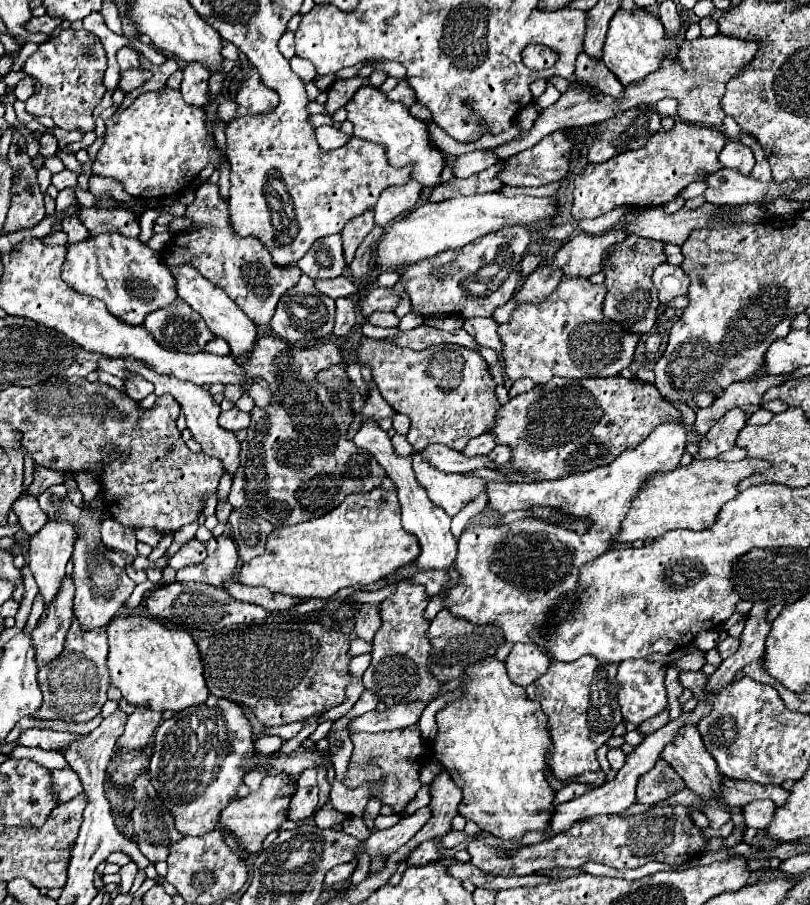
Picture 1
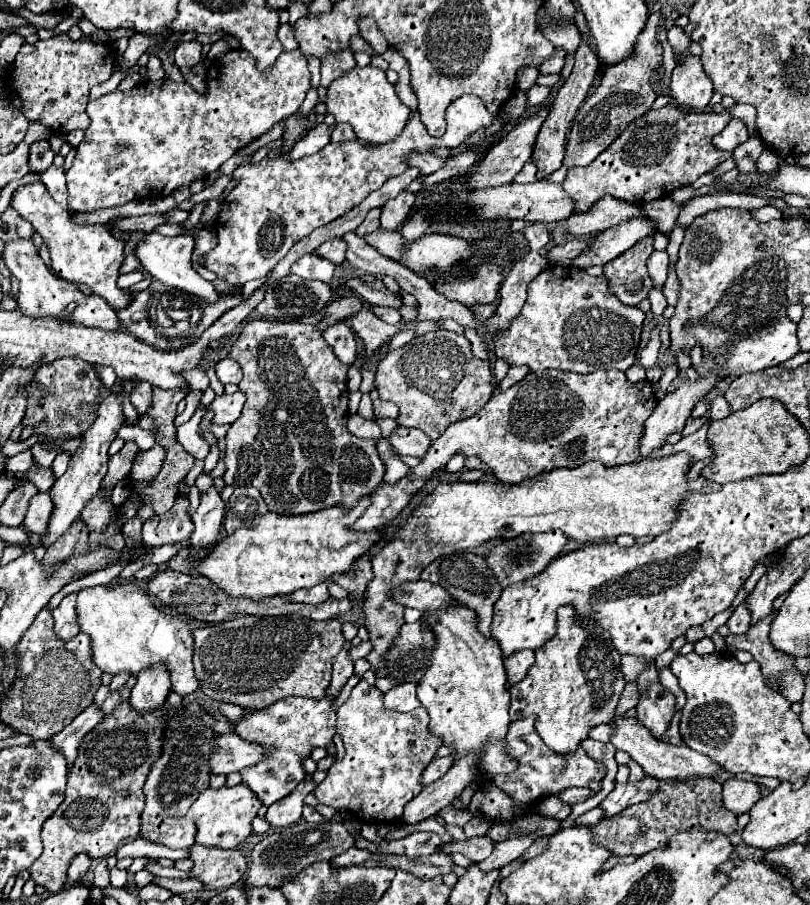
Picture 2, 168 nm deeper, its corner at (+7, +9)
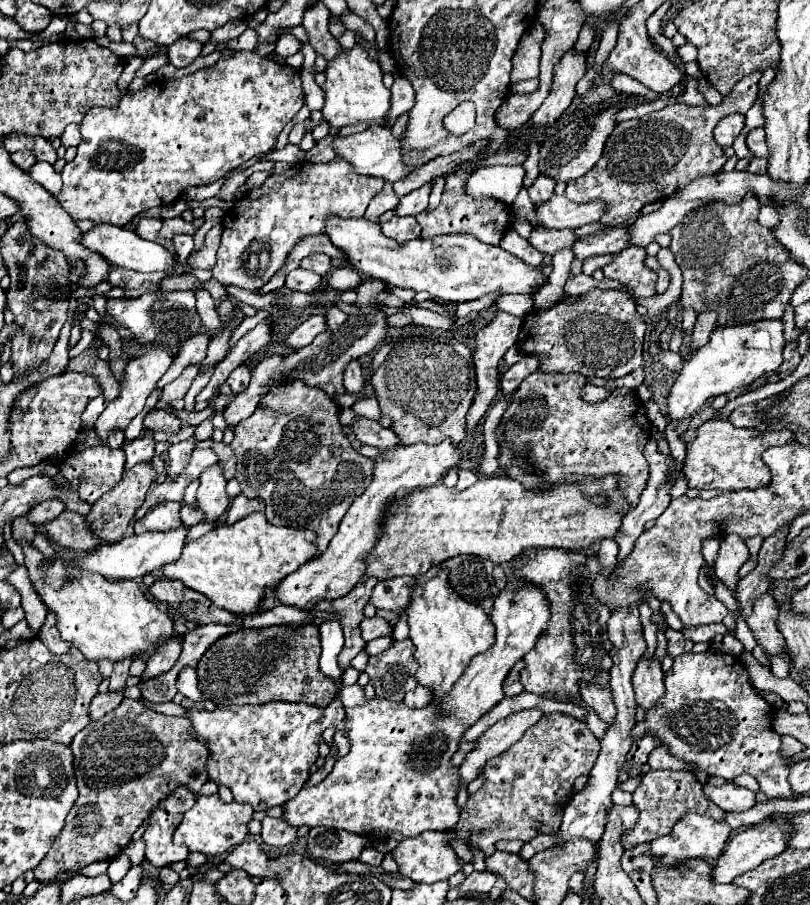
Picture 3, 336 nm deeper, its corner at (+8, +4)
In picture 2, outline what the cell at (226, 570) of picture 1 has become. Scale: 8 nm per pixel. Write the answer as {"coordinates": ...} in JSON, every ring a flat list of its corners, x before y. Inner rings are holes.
{"coordinates":[[209,487,205,493,201,493,201,503,191,515,195,527,191,533,191,545,197,549,211,549,219,539,223,515,225,501,215,487]]}

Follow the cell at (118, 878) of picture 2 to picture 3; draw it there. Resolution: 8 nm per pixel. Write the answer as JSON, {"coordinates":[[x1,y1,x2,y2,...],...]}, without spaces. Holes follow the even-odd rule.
{"coordinates":[[120,852,118,856,114,856,114,860,110,860,110,868,108,868,110,882,112,882,112,884,120,882,120,880,126,876,128,868,130,868,130,860,128,860,128,856,126,856,124,852]]}

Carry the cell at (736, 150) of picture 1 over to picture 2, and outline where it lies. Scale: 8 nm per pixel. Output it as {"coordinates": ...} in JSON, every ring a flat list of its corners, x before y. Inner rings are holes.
{"coordinates":[[731,119,729,123,727,123,727,127,719,133,719,135,715,135,715,147,719,147,719,149,723,149,723,151,733,151,739,143,743,143,743,141,747,141,749,139,749,135,747,135,747,127,745,127,745,123,741,121,741,119]]}

